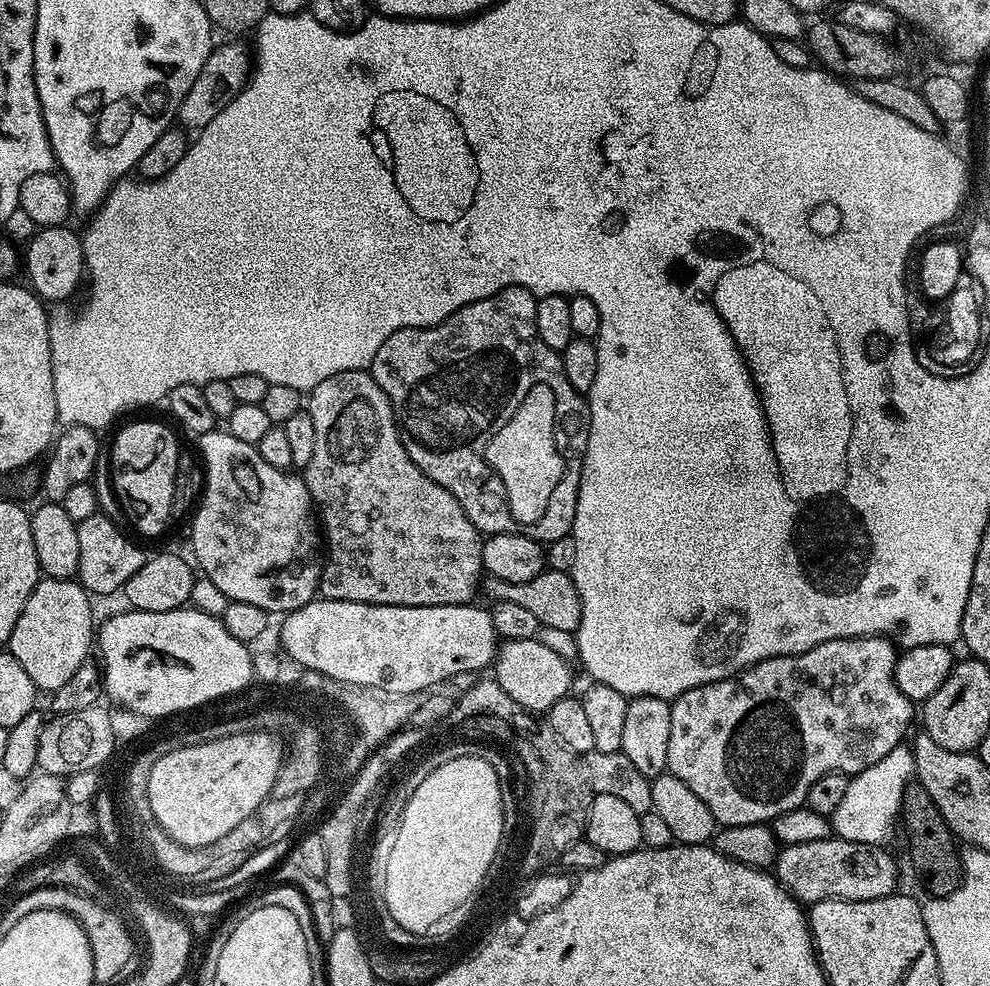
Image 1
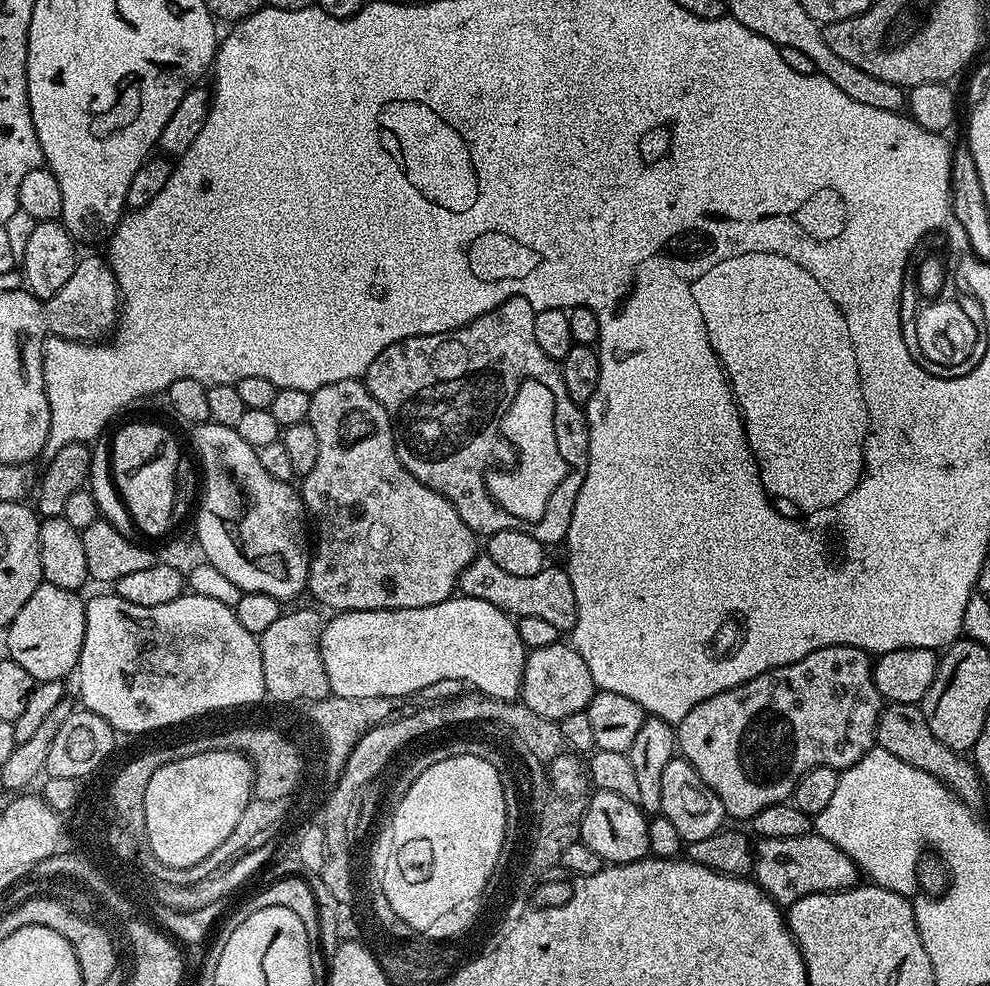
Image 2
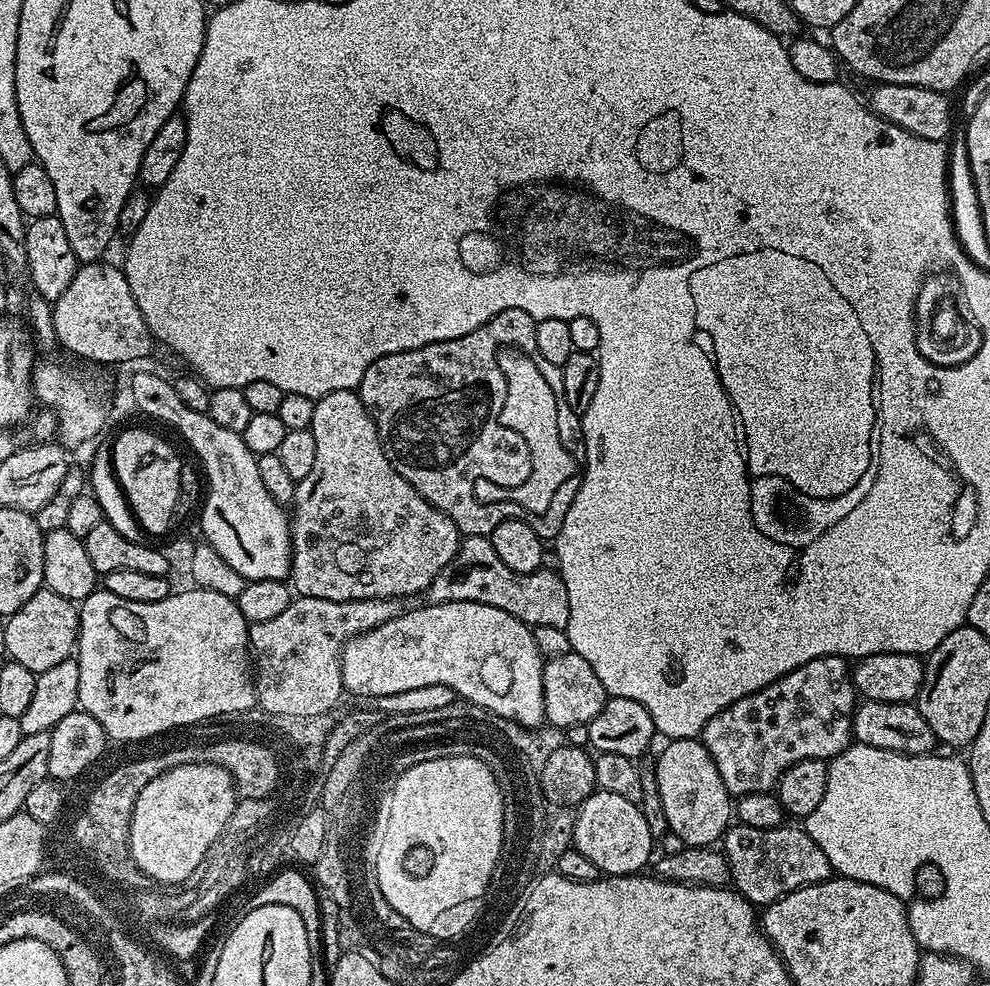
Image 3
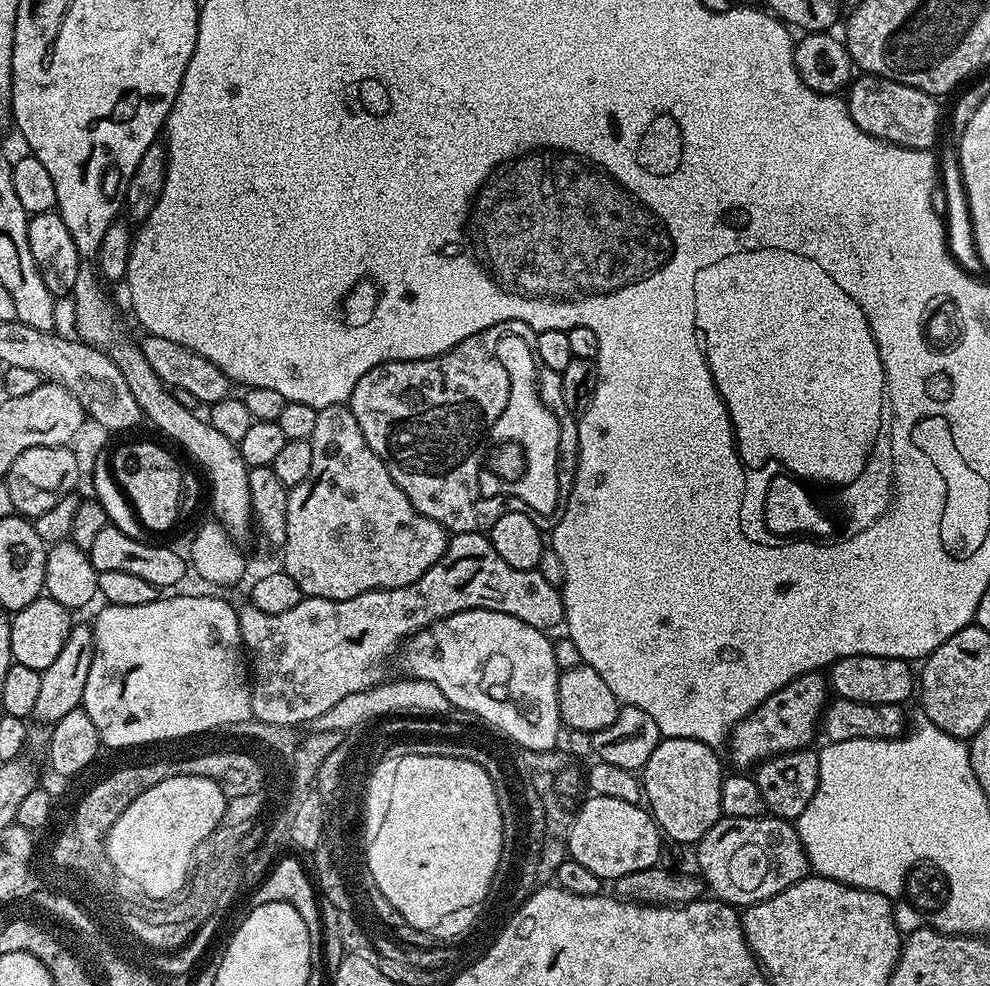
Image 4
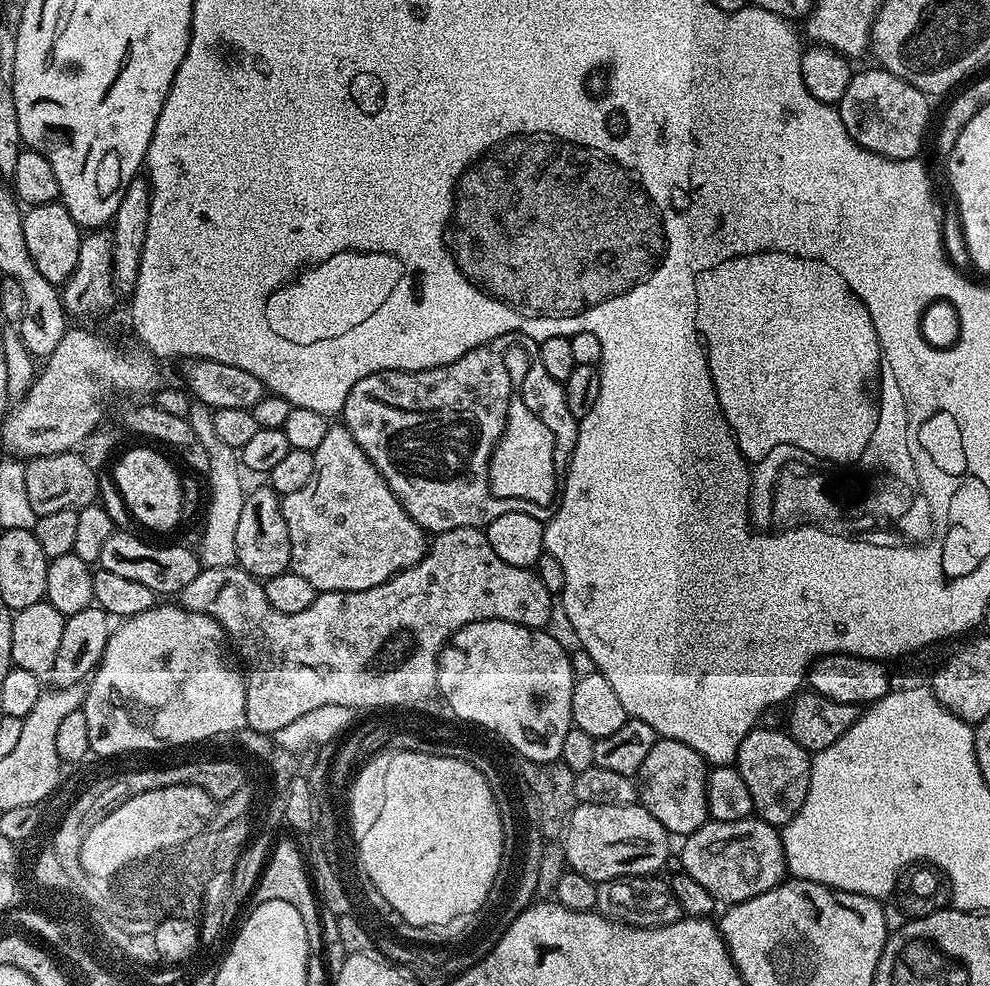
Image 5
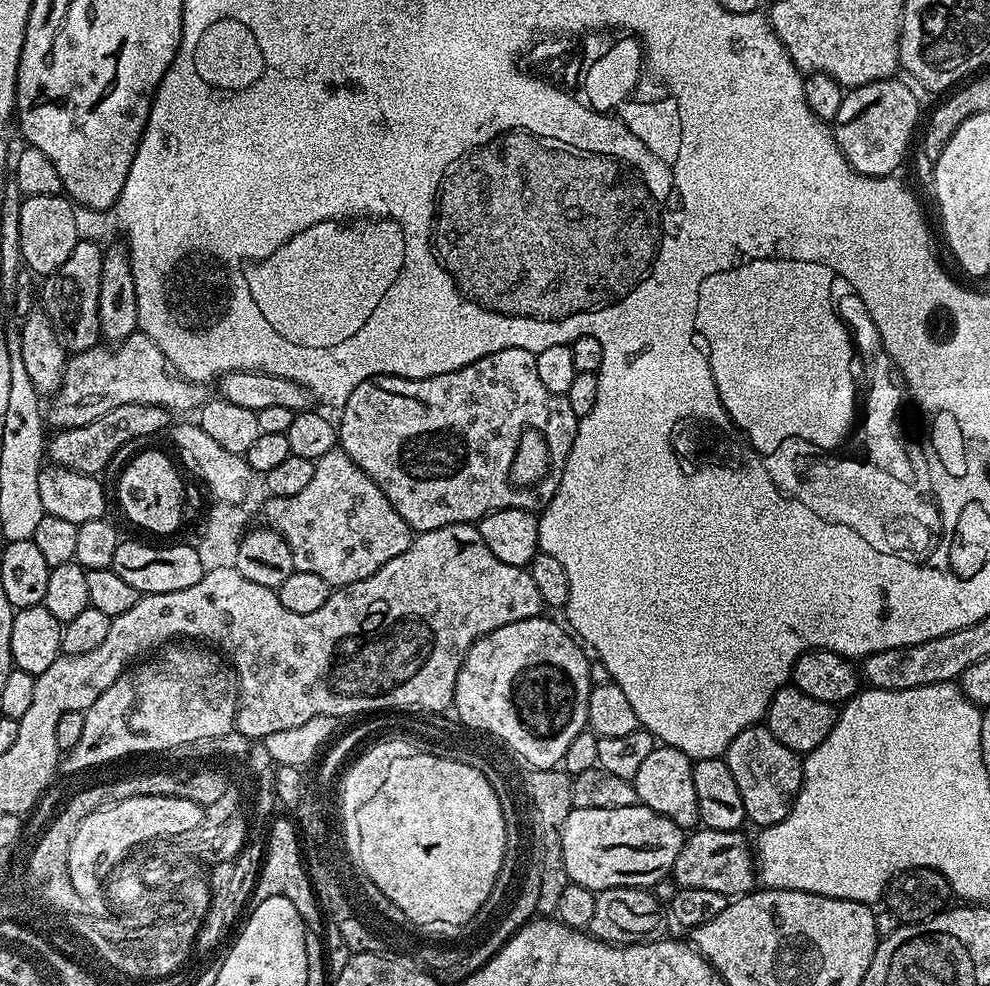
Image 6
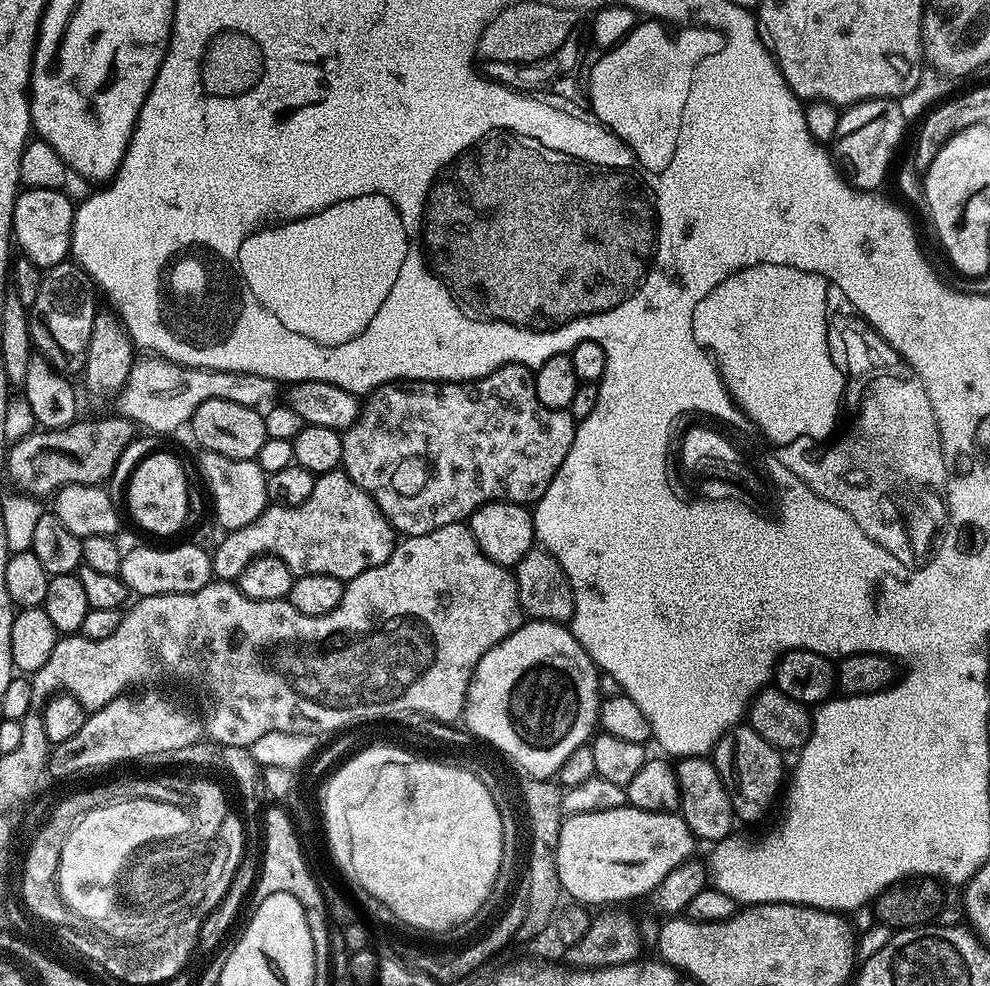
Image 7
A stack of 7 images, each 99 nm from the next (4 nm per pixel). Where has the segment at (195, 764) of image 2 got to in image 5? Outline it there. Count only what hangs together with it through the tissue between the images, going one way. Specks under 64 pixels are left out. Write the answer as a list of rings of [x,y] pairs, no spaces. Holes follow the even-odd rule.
[[[175,784],[138,794],[122,802],[118,810],[106,814],[106,818],[100,822],[100,829],[92,832],[91,838],[79,842],[79,849],[85,852],[81,863],[89,864],[93,872],[103,874],[124,864],[124,859],[131,858],[133,854],[145,855],[166,842],[187,845],[194,834],[205,831],[213,811],[214,801],[206,794],[206,790],[198,786]]]

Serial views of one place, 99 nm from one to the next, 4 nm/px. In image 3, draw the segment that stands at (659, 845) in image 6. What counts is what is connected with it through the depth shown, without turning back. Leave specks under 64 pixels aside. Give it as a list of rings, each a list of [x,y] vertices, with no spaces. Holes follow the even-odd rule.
[[[599,790],[593,791],[592,795],[587,796],[582,802],[580,811],[576,814],[576,825],[573,828],[572,843],[604,876],[630,876],[640,874],[653,859],[654,841],[650,834],[650,826],[646,826],[646,818],[642,814],[639,804],[626,802],[626,798],[621,798],[619,794],[610,794]]]

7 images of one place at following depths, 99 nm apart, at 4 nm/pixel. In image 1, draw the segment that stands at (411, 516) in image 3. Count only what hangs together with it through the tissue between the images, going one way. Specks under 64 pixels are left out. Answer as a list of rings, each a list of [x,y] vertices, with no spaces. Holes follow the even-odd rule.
[[[371,371],[343,372],[334,374],[334,378],[326,378],[318,382],[306,396],[306,410],[310,418],[314,418],[314,458],[310,458],[308,467],[303,469],[302,479],[308,487],[308,493],[312,495],[312,503],[318,509],[318,516],[324,519],[322,532],[328,535],[328,561],[325,559],[320,574],[319,595],[326,600],[341,600],[342,602],[362,602],[363,604],[381,604],[382,606],[454,606],[455,604],[467,604],[482,584],[484,563],[482,562],[482,546],[484,540],[482,534],[466,518],[462,506],[438,482],[434,482],[428,476],[414,466],[410,454],[400,441],[400,430],[396,427],[396,416],[392,412],[392,404],[386,398],[386,394],[374,382]]]

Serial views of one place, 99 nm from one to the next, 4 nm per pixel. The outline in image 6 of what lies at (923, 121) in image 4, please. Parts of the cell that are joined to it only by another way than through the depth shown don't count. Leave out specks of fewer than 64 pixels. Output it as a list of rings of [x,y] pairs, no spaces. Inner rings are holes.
[[[893,78],[845,91],[842,107],[834,121],[834,131],[842,154],[854,170],[867,176],[891,176],[903,162],[912,144],[912,135],[915,132],[917,135],[921,123],[920,100],[912,93],[913,85],[908,84]]]

